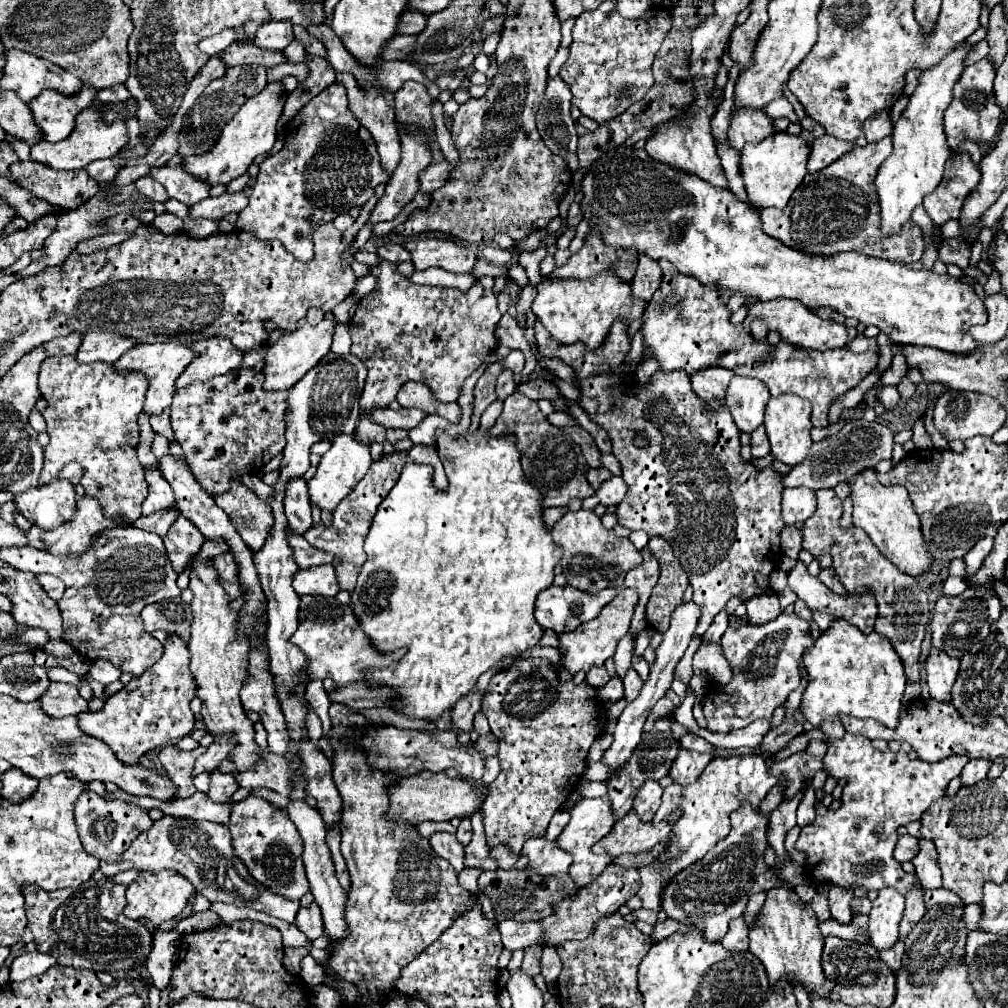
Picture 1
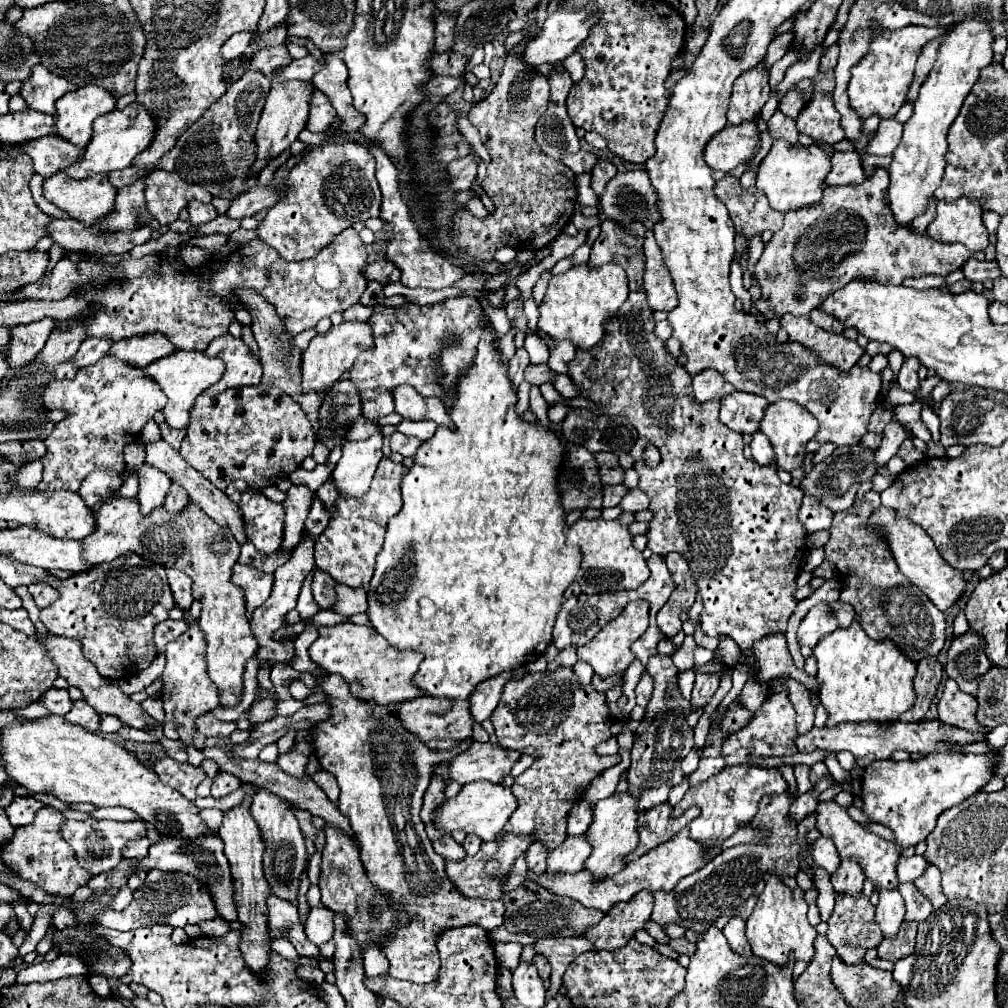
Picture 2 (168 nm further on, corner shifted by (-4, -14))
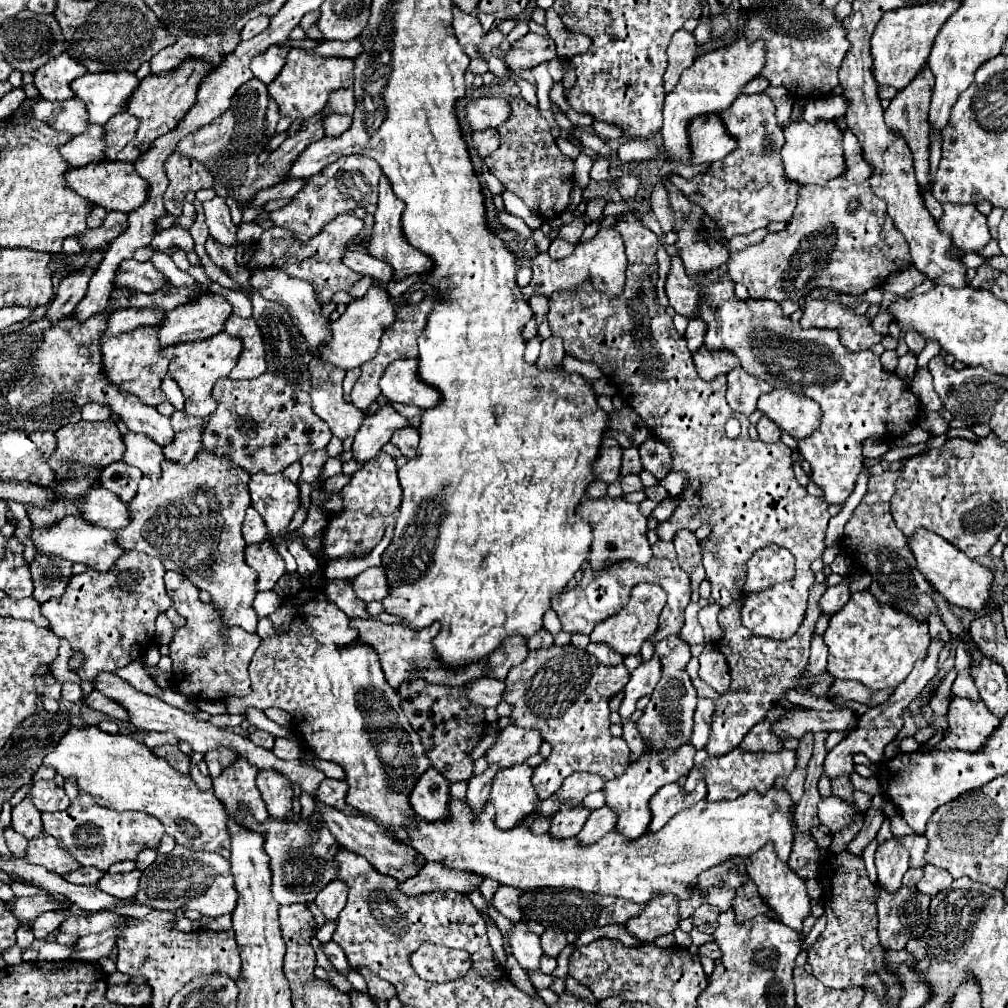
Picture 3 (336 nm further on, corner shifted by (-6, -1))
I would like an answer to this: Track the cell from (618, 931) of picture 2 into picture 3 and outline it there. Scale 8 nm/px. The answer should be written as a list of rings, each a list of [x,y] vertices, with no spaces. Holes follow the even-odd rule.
[[[659,895],[659,899],[645,903],[643,911],[635,915],[635,919],[629,919],[623,927],[639,941],[655,941],[659,935],[673,933],[679,925],[677,901],[679,899],[675,899],[675,895]]]

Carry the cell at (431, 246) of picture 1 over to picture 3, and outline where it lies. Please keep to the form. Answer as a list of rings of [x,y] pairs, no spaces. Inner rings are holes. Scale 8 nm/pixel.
[[[381,175],[379,201],[377,201],[377,211],[375,211],[375,227],[373,227],[373,237],[369,239],[367,245],[369,245],[369,255],[383,259],[385,263],[389,263],[395,269],[397,281],[401,281],[413,273],[431,271],[431,259],[427,259],[427,255],[419,253],[419,249],[411,247],[411,243],[407,243],[407,237],[403,235],[403,227],[401,227],[403,211],[405,211],[405,203],[391,191],[389,179],[385,179],[385,175]]]

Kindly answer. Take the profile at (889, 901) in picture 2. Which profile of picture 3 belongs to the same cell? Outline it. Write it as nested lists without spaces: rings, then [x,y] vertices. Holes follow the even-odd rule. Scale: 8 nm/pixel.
[[[889,839],[881,847],[877,847],[875,865],[879,873],[879,885],[885,891],[895,893],[901,889],[901,879],[909,869],[909,855],[895,839]]]

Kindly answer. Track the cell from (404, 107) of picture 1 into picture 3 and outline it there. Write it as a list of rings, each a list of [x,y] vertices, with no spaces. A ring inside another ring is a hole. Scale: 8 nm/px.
[[[471,99],[465,105],[465,121],[473,131],[481,131],[487,127],[499,127],[509,117],[509,107],[505,99]]]

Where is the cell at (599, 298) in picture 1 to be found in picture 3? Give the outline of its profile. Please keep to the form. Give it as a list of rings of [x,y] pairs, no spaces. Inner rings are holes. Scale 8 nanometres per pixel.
[[[601,229],[593,239],[579,243],[575,253],[565,259],[549,261],[547,253],[537,255],[533,261],[531,287],[535,295],[551,297],[555,291],[573,291],[579,285],[583,285],[587,279],[591,279],[595,291],[615,297],[625,287],[625,267],[627,267],[627,255],[625,255],[625,245],[623,245],[621,235],[613,229]]]

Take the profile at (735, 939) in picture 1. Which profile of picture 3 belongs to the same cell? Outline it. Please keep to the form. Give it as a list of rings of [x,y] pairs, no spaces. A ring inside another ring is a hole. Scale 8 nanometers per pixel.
[[[747,881],[747,883],[735,893],[733,911],[735,911],[735,921],[737,921],[737,923],[745,923],[745,921],[753,919],[753,917],[759,915],[759,913],[769,915],[769,917],[775,919],[775,915],[771,915],[771,911],[767,909],[767,905],[761,901],[755,883],[751,883],[751,881]]]

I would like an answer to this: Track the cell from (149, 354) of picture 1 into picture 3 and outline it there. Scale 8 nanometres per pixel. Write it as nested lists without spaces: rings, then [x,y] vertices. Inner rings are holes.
[[[227,333],[213,335],[211,339],[195,341],[195,343],[177,343],[163,349],[163,357],[171,361],[169,375],[177,381],[185,395],[185,413],[193,417],[209,417],[215,411],[215,399],[211,397],[213,383],[221,377],[227,377],[235,367],[241,353],[241,341]]]

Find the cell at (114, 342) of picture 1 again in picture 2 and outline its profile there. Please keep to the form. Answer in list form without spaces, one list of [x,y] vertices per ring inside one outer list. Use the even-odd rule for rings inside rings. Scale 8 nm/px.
[[[151,332],[143,336],[131,336],[125,340],[119,340],[111,346],[109,354],[137,366],[137,368],[147,368],[151,362],[169,356],[177,352],[175,344],[161,332]]]

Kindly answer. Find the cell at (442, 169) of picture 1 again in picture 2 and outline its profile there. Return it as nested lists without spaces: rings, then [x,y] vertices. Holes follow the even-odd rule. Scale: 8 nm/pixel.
[[[467,154],[463,158],[455,158],[453,162],[447,164],[449,176],[451,176],[451,186],[455,190],[469,190],[473,186],[473,180],[477,178],[477,156]]]

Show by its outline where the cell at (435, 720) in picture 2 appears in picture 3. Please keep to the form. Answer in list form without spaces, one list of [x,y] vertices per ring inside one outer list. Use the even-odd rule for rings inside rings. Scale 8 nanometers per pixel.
[[[481,677],[471,683],[465,683],[467,699],[479,707],[495,707],[499,701],[503,701],[501,699],[503,689],[505,689],[503,683],[489,677]]]

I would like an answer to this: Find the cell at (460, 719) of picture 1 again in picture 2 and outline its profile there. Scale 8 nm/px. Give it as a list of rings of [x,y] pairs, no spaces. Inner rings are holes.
[[[505,670],[505,672],[499,672],[497,676],[477,684],[477,688],[475,688],[473,696],[471,696],[471,714],[473,714],[475,722],[483,722],[483,720],[487,720],[491,716],[491,712],[499,704],[503,686],[511,678],[513,678],[513,670]]]

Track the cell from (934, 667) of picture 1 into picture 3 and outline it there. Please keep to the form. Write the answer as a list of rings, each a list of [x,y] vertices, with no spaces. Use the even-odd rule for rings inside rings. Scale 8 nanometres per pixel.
[[[951,697],[949,705],[949,731],[935,749],[963,749],[963,751],[977,751],[985,739],[993,733],[999,725],[997,715],[993,715],[983,699],[971,701],[965,697]]]

